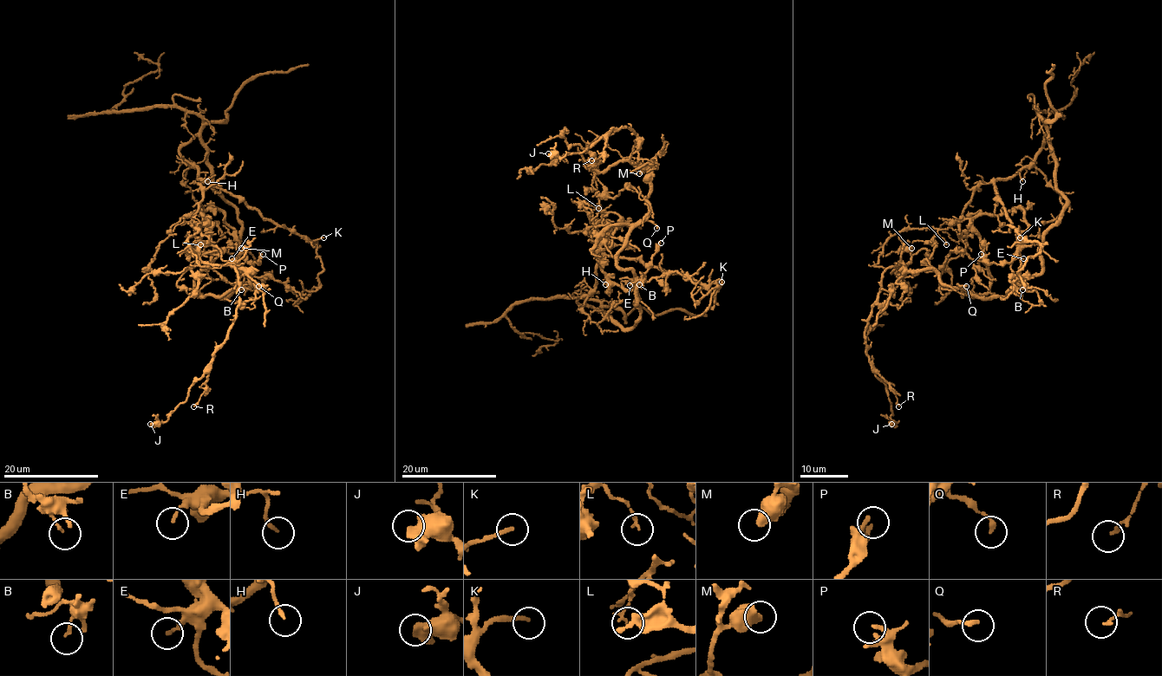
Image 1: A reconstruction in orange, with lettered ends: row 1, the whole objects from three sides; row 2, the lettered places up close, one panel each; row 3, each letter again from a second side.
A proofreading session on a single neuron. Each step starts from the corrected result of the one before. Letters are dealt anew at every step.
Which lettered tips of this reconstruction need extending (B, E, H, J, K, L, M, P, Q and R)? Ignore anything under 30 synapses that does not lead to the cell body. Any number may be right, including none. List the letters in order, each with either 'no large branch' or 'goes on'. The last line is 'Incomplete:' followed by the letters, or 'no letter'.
B: no large branch
E: no large branch
H: no large branch
J: no large branch
K: no large branch
L: no large branch
M: no large branch
P: no large branch
Q: no large branch
R: no large branch
Incomplete: no letter

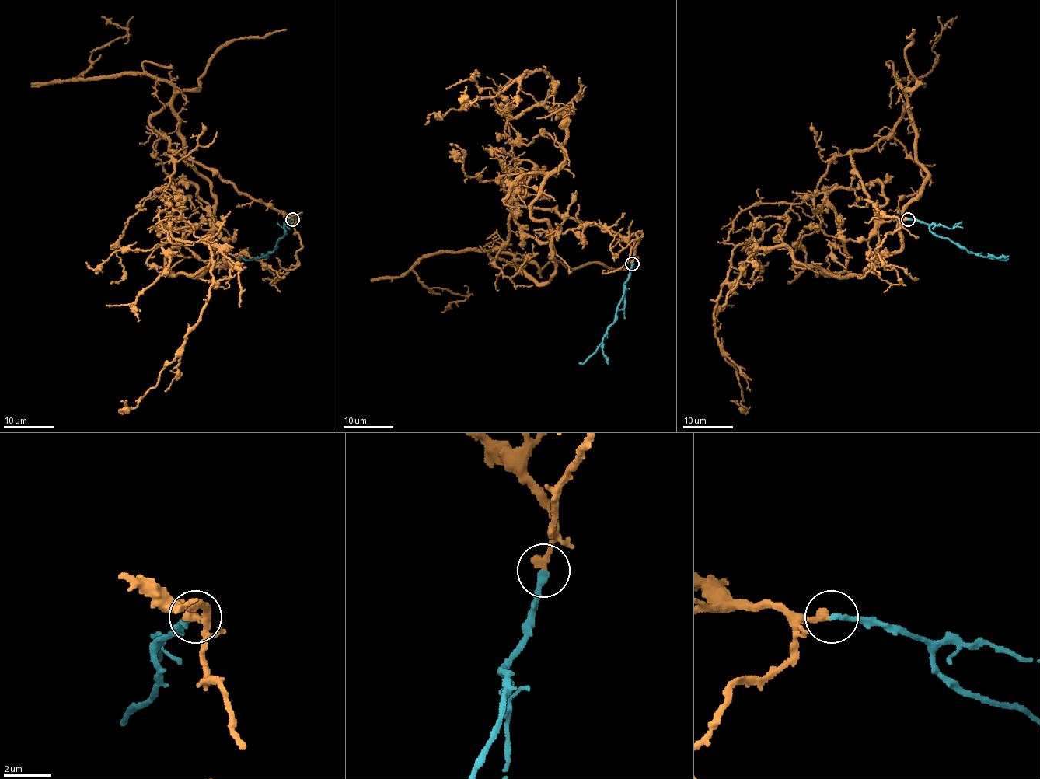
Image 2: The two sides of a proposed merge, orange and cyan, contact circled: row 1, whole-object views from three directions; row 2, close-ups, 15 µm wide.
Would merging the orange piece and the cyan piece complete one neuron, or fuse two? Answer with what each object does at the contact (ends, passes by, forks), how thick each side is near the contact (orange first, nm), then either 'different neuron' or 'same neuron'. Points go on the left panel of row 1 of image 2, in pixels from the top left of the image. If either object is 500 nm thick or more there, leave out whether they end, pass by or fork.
orange ends; cyan ends; calibres 400 and 280 nm; same neuron

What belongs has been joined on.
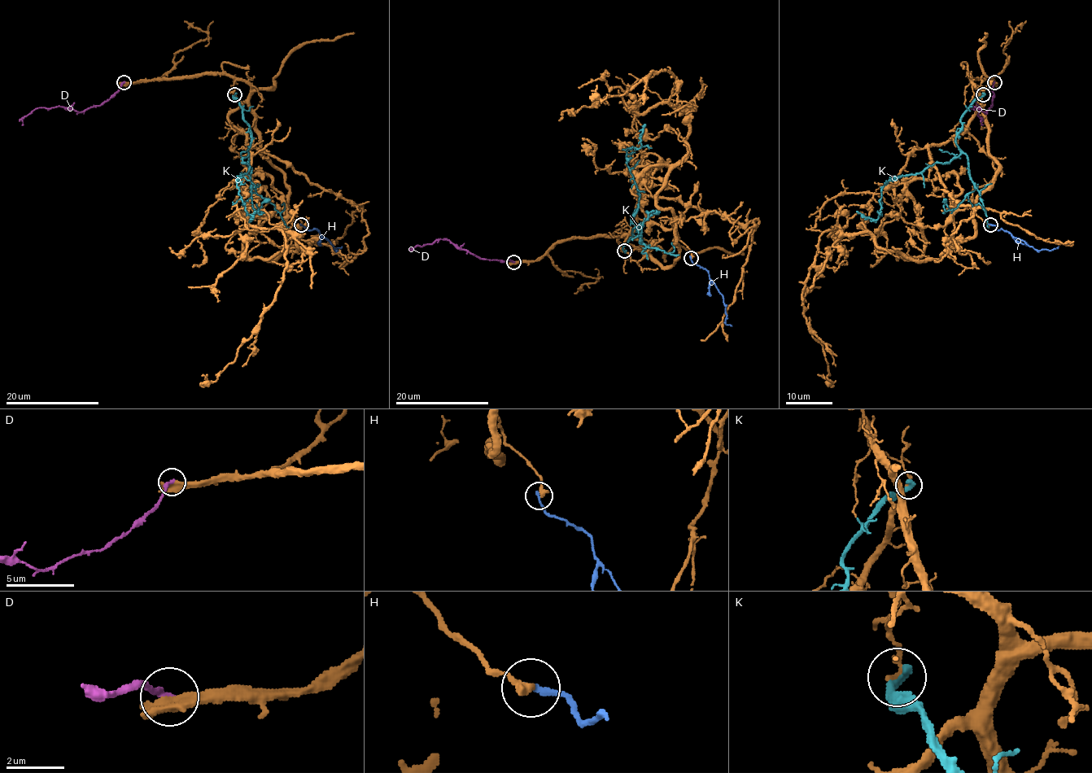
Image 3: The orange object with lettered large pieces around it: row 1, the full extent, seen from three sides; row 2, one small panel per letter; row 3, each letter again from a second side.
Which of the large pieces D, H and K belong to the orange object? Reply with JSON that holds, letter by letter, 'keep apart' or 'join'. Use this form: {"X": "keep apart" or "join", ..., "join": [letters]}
{"D": "keep apart", "H": "keep apart", "K": "keep apart", "join": []}

